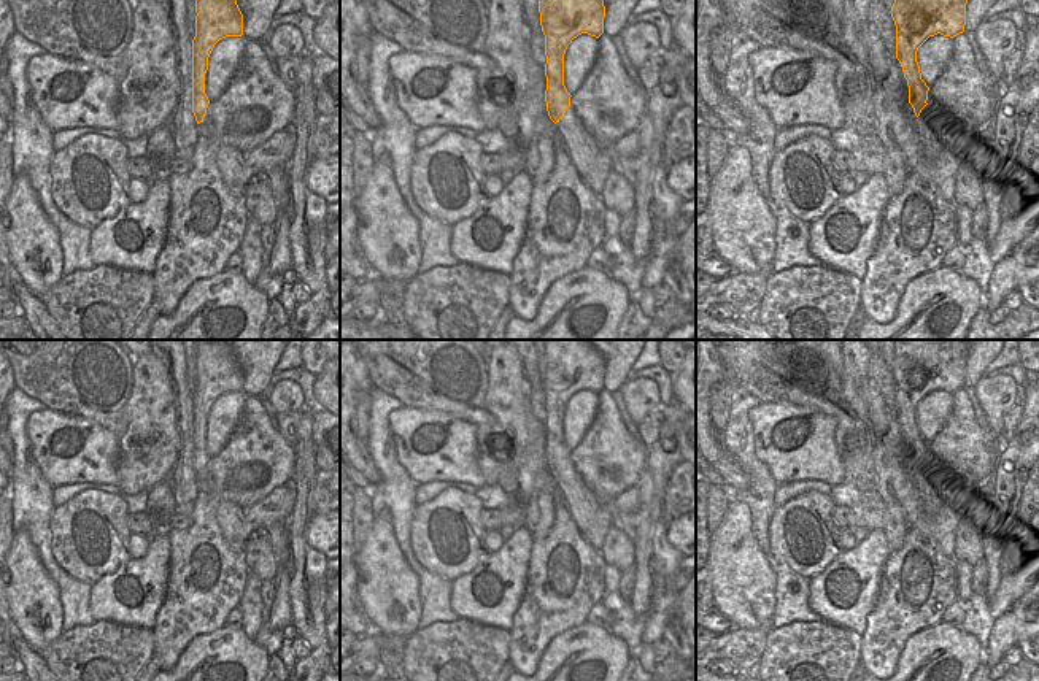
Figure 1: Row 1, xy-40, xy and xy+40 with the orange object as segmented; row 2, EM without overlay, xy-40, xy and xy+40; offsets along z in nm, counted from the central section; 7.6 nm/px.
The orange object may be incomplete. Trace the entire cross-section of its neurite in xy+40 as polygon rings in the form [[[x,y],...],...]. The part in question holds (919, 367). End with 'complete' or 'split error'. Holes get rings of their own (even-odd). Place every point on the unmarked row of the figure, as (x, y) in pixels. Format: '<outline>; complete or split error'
[[[894,340],[894,359],[890,368],[896,381],[896,414],[907,435],[909,459],[918,473],[917,486],[923,494],[923,506],[933,514],[956,505],[928,464],[929,443],[921,435],[917,406],[937,389],[950,394],[963,389],[966,359],[964,340]]]; split error

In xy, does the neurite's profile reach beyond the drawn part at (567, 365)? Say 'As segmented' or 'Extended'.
Extended

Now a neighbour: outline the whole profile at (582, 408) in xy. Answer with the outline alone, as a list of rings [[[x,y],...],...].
[[[581,389],[572,395],[564,410],[564,441],[574,451],[585,438],[597,414],[599,395]]]

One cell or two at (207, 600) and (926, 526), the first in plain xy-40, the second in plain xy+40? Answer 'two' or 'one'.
two

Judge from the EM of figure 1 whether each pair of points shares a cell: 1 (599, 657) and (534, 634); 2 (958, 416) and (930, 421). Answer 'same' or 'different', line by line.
1: different
2: different

